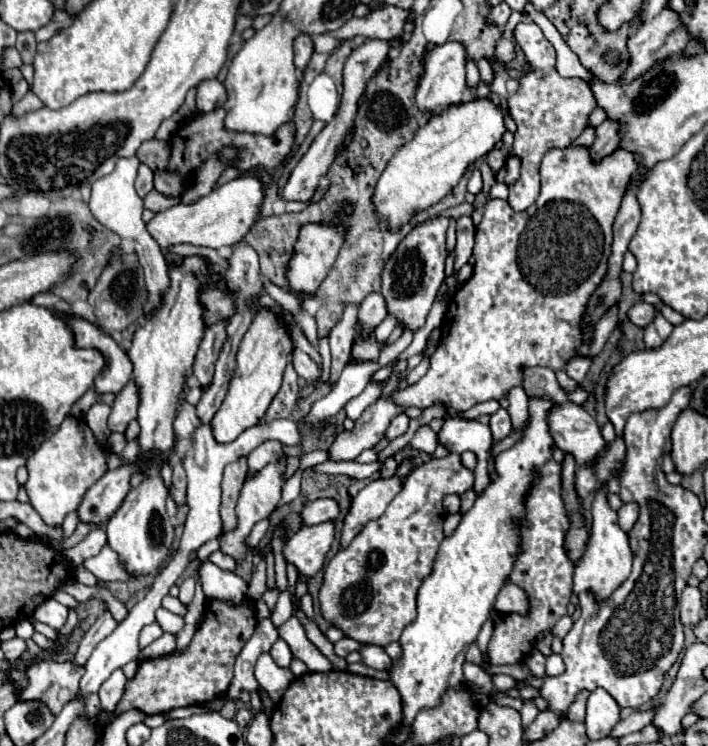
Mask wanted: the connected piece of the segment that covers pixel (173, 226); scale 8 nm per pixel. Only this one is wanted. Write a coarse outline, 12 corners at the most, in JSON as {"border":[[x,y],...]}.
{"border":[[234,178],[194,206],[154,214],[162,254],[174,244],[222,248],[260,216],[258,178]]}

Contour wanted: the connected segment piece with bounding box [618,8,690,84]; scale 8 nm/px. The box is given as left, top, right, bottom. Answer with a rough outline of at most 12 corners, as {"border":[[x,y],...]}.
{"border":[[662,10],[628,36],[630,62],[618,84],[642,76],[690,38]]}

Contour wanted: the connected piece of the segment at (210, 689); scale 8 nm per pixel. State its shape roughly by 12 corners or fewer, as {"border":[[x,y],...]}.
{"border":[[210,600],[190,646],[144,660],[108,724],[212,700],[254,634],[254,602]]}

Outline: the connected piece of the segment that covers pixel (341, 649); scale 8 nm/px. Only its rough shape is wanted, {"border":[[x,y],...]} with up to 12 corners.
{"border":[[342,638],[334,644],[338,656],[346,658],[358,650],[358,642],[352,638]]}

